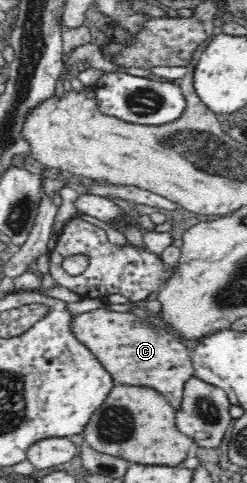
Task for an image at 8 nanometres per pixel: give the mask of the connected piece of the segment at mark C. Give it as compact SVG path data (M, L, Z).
M96 309L75 316L72 322L74 336L97 356L100 364L113 375L113 379L117 383L156 389L175 409L179 409L181 399L183 399L183 385L189 377L194 375L189 349L181 342L181 338L175 337L173 333L163 327L152 325L147 319L135 315L133 312Z

